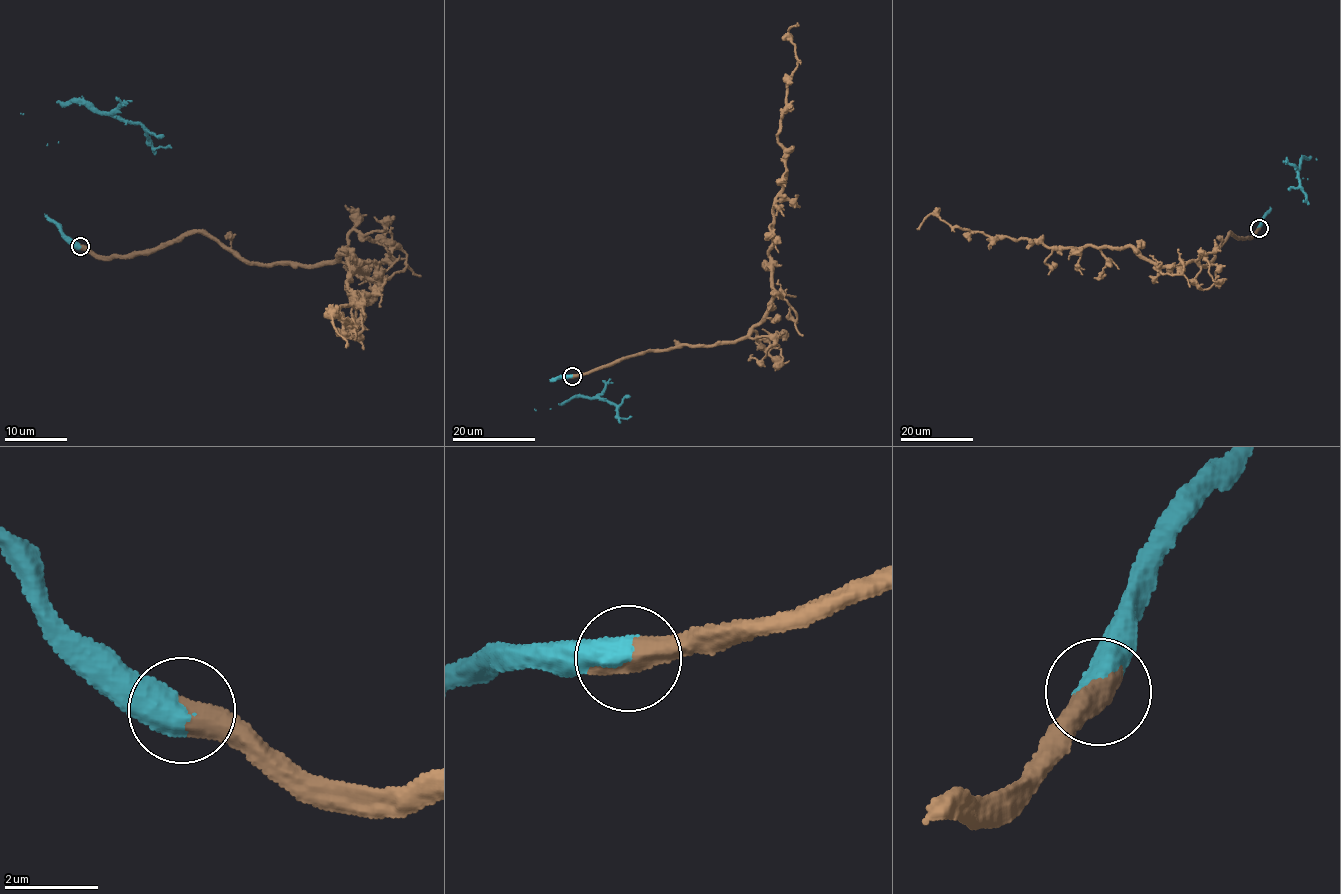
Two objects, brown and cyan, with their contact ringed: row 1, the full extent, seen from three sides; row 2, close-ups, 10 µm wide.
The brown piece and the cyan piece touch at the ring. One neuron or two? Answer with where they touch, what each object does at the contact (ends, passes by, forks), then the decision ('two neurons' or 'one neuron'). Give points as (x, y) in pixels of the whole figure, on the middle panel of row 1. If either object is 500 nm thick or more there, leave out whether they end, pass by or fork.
place (572, 376); one neuron

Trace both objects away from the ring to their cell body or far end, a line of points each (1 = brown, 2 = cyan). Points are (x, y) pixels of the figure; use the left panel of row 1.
1: (80, 246), (207, 233), (251, 263), (352, 256), (345, 347)
2: (80, 246), (72, 246), (46, 215), (63, 107), (91, 102), (98, 111), (141, 126), (155, 148), (172, 148)

